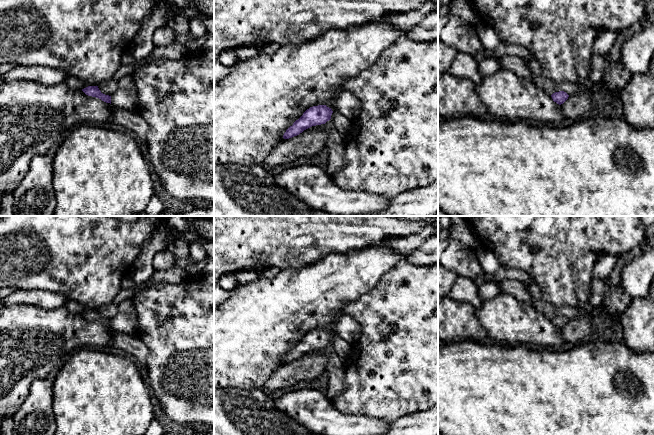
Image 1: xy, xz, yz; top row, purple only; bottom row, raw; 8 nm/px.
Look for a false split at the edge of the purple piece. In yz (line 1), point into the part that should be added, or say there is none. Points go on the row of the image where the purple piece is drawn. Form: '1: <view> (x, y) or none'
1: none

